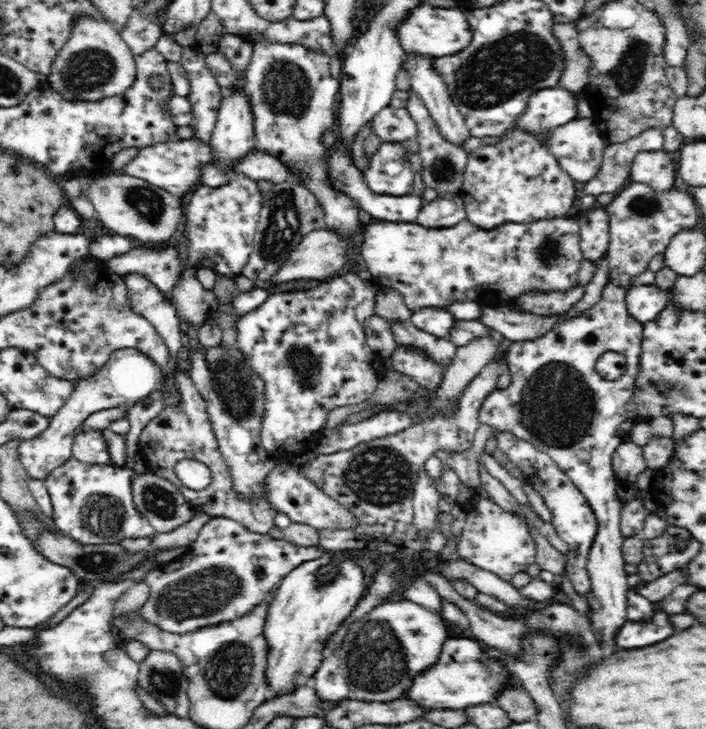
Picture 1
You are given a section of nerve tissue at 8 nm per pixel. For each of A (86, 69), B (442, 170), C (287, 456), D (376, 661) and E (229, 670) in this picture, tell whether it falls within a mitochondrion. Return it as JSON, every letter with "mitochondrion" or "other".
{"A":"mitochondrion","B":"mitochondrion","C":"other","D":"mitochondrion","E":"mitochondrion"}

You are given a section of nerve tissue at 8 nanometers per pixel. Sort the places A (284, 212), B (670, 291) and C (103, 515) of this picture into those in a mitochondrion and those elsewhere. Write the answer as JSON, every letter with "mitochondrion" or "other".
{"A":"mitochondrion","B":"other","C":"mitochondrion"}

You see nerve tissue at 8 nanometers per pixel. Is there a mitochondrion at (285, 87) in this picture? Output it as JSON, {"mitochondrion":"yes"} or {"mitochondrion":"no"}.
{"mitochondrion":"yes"}

